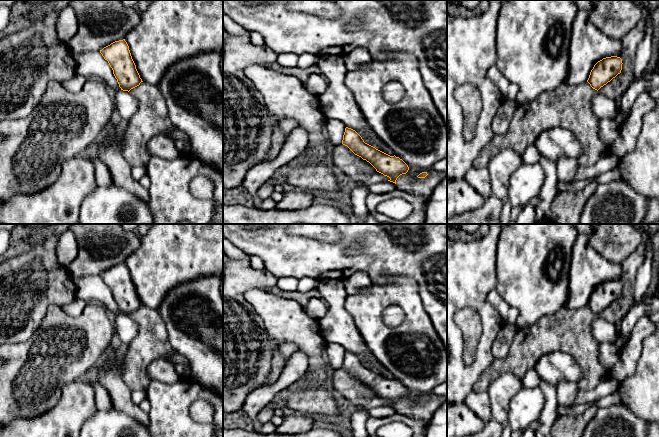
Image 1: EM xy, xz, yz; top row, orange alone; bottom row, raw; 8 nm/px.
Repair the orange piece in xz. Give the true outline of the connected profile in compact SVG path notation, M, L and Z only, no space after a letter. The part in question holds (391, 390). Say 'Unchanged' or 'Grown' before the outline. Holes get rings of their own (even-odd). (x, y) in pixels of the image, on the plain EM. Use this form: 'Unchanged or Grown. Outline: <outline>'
Unchanged. Outline: M346 351L342 368L347 370L355 379L369 386L377 396L389 401L388 405L396 408L397 402L406 398L408 389L399 381L390 380L364 366L362 361L353 353Z

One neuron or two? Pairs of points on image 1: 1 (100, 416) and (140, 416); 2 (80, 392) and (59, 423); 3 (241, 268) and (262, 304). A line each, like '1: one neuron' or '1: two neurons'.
1: two neurons
2: one neuron
3: two neurons

